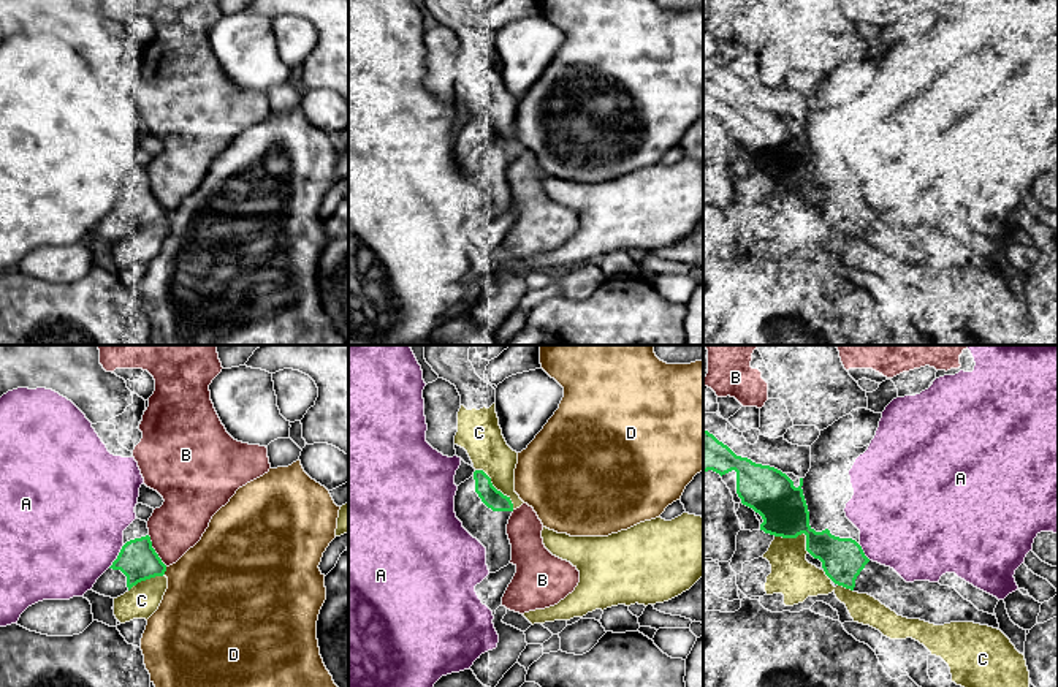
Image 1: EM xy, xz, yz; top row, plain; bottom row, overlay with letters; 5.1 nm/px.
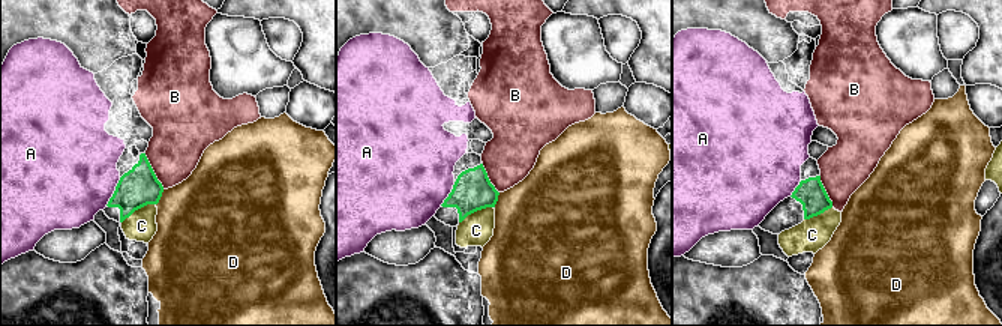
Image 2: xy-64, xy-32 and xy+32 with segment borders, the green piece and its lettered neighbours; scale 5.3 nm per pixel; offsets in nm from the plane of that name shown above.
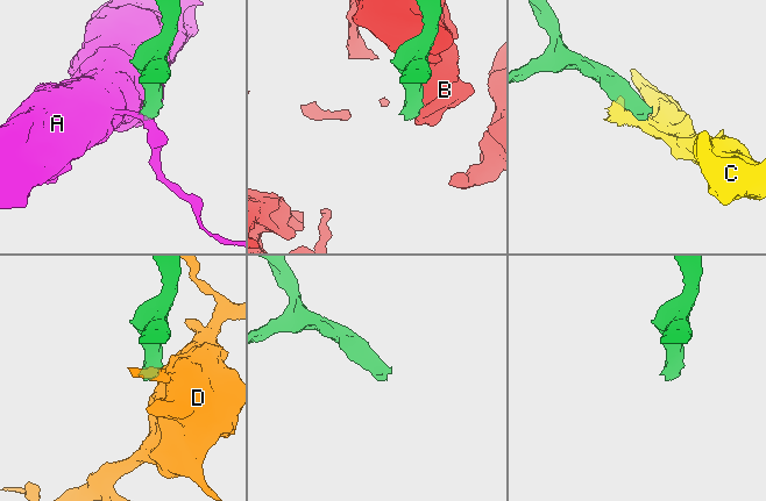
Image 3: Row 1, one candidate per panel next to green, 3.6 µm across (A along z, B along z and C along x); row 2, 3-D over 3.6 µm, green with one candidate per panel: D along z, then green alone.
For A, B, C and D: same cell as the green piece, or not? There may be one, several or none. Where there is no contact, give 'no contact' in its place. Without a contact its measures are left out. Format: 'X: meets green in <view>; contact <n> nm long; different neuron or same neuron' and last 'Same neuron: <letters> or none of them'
A: meets green in xy; contact 150 nm long; different neuron
B: meets green in xy; contact 190 nm long; different neuron
C: meets green in xz; contact 280 nm long; different neuron
D: meets green in xy; contact 40 nm long; different neuron
Same neuron: none of them

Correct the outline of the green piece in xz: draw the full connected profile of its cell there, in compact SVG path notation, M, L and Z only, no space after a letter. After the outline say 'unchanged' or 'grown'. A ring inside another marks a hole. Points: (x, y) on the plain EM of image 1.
M483 116L458 131L455 158L462 173L486 193L489 218L507 212L512 206L512 190L507 169L513 158L510 142L497 136Z | grown

